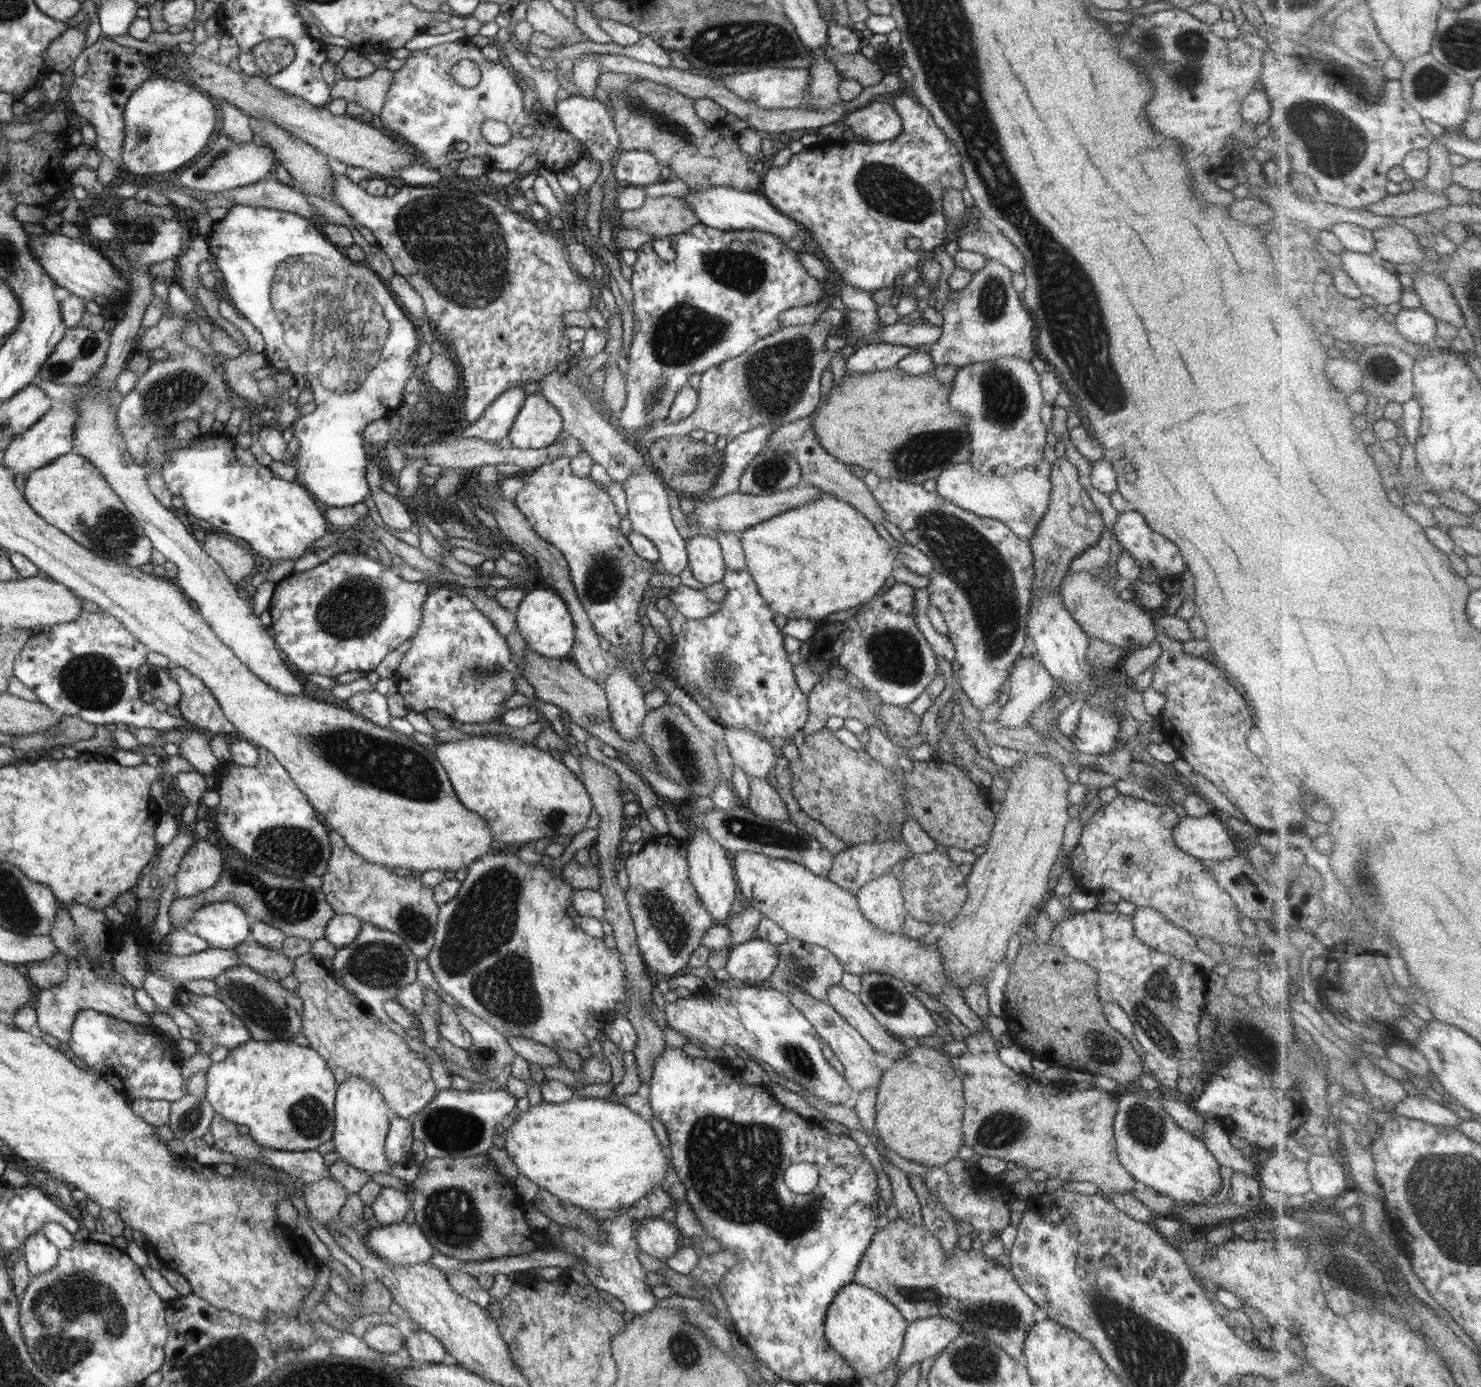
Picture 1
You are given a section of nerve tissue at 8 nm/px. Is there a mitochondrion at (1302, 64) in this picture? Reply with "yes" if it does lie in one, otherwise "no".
no

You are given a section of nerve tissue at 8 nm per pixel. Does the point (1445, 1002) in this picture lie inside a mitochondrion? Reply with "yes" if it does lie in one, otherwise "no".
no

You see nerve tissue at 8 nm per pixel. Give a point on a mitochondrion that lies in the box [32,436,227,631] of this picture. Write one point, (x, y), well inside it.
(111, 533)

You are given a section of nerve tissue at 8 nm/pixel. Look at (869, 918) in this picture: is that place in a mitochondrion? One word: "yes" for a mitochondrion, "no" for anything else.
no

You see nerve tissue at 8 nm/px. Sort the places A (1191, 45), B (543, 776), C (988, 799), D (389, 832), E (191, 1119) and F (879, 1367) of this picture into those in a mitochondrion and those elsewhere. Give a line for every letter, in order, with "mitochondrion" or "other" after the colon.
A: mitochondrion
B: other
C: other
D: other
E: mitochondrion
F: other

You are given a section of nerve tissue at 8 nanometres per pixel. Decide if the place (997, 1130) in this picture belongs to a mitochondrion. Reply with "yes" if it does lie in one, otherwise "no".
yes

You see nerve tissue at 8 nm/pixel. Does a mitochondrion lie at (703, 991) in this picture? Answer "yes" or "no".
no

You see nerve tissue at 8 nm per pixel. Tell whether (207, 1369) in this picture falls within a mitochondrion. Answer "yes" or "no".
yes

